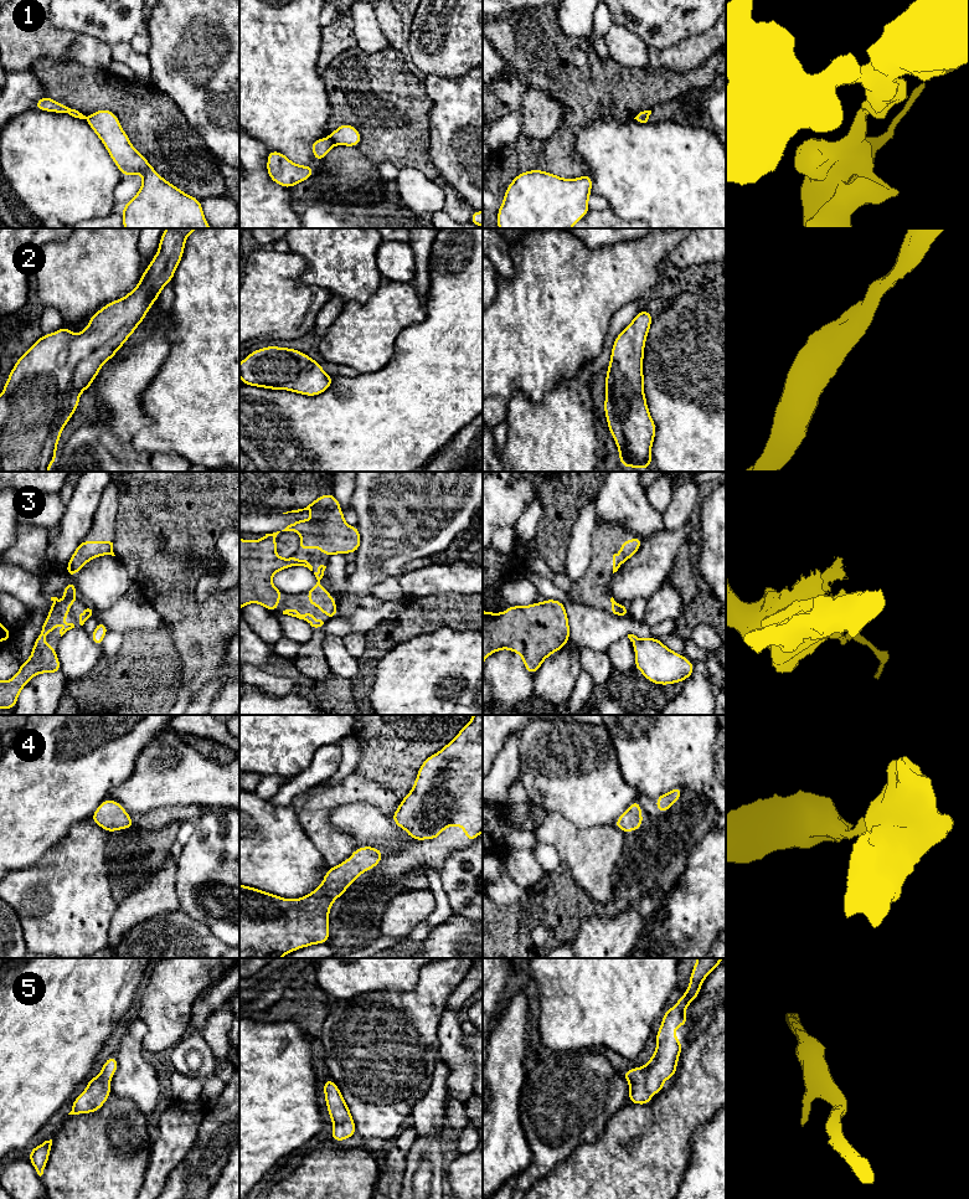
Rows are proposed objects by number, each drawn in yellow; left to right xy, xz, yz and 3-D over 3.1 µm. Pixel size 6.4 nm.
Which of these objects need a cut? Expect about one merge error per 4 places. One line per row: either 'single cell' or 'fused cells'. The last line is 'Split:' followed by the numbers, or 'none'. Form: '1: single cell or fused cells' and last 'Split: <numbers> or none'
1: fused cells
2: single cell
3: fused cells
4: single cell
5: single cell
Split: 1, 3

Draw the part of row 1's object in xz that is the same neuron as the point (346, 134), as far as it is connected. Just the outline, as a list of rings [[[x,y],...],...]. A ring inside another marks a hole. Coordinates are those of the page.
[[[342,124],[330,133],[329,139],[334,145],[357,146],[361,141],[361,134],[354,125]]]

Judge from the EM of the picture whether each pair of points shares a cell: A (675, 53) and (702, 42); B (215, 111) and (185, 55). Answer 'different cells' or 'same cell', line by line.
A: same cell
B: same cell

